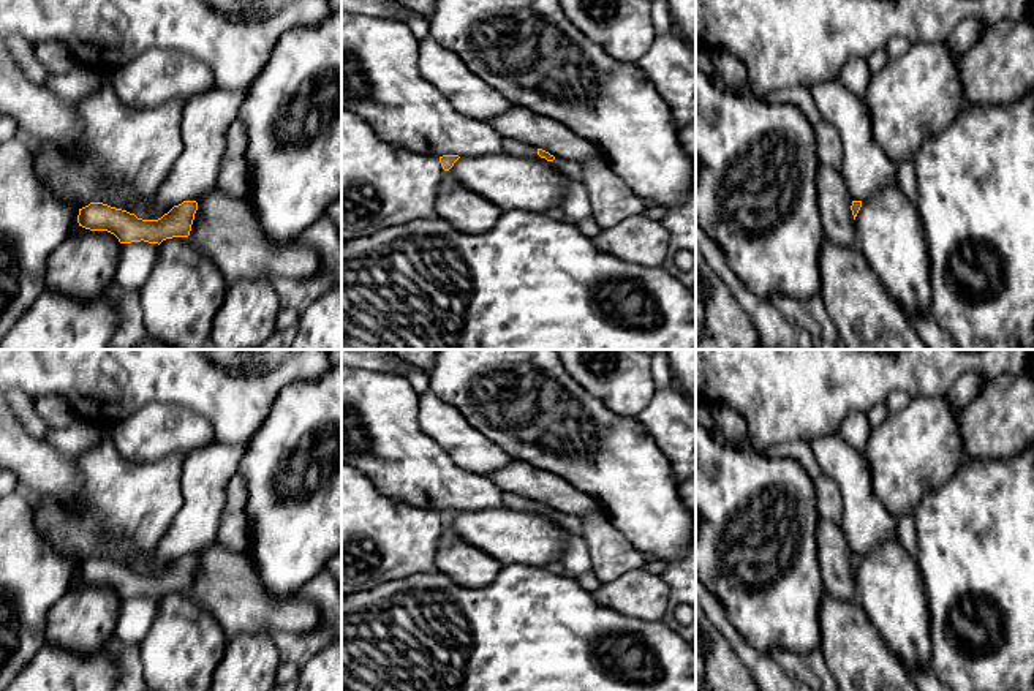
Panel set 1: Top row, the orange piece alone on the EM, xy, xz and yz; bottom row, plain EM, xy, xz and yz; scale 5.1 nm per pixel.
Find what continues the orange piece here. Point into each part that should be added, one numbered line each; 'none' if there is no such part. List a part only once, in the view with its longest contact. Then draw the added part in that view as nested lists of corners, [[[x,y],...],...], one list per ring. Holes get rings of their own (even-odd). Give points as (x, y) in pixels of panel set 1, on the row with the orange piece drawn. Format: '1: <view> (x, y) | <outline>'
1: xz (574, 169) | [[[557,158],[552,161],[555,168],[558,168],[564,176],[572,180],[582,182],[583,177],[583,163]]]

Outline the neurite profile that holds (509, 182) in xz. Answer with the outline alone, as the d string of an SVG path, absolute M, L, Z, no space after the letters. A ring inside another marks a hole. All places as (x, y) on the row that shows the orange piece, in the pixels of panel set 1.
M508 153L460 157L447 172L501 210L545 213L561 206L564 174L541 160Z

